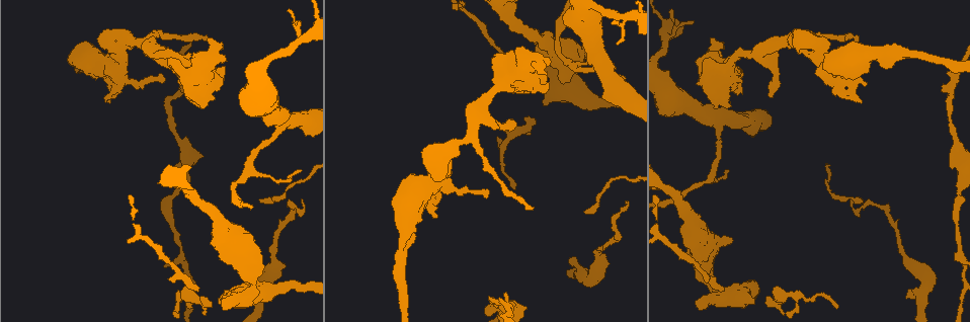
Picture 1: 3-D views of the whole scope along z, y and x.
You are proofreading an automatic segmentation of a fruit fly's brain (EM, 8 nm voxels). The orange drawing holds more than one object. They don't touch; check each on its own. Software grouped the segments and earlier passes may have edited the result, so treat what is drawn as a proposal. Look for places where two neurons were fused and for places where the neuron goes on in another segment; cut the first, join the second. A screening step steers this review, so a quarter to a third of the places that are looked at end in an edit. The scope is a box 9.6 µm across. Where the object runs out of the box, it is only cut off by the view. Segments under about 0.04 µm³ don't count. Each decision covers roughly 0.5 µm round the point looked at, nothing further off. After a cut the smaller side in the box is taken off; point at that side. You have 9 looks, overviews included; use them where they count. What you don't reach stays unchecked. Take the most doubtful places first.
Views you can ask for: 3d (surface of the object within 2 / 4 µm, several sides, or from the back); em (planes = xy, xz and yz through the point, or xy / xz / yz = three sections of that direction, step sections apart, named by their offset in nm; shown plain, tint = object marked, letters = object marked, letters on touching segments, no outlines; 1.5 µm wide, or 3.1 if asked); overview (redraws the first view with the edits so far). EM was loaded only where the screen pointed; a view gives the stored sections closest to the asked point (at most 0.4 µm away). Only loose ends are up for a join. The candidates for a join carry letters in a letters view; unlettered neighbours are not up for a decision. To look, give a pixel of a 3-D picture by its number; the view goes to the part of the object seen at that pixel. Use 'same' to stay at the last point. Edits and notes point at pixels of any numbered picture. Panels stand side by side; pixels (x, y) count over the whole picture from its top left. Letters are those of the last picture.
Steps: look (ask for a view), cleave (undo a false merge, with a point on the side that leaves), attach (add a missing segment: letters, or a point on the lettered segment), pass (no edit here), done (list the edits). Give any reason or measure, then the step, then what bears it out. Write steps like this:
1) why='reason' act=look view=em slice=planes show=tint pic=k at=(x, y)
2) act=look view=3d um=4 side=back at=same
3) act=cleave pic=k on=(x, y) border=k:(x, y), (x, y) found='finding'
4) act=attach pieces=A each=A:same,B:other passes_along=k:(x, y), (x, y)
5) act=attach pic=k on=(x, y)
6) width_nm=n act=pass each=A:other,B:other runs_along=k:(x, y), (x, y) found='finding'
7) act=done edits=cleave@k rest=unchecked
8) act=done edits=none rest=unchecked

why='free end' act=look view=em slice=planes show=plain pic=1 at=(862, 102)

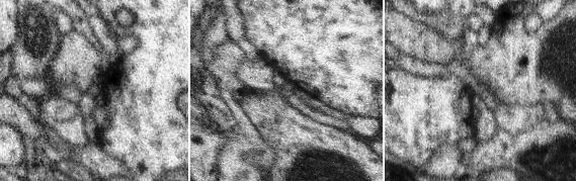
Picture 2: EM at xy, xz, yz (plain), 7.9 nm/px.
why='see the neighbours' act=look view=em slice=planes show=letters at=same

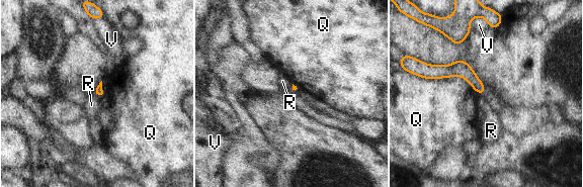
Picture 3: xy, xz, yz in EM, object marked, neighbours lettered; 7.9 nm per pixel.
act=pass each=Q:other,R:other,V:other found='no lettered segment goes on from it'

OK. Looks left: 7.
why='free end' act=look view=3d um=2 pic=1 at=(796, 48)

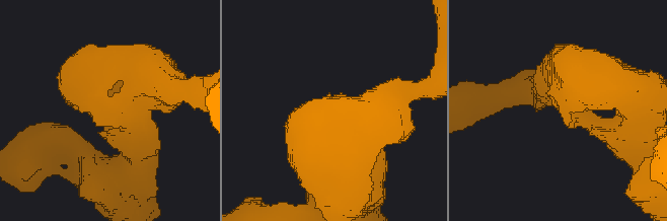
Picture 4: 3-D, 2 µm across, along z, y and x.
why='shape alone is not enough' act=look view=em slice=planes show=letters pic=4 at=(97, 113)

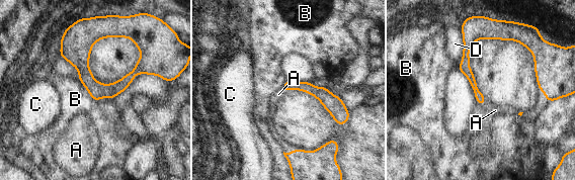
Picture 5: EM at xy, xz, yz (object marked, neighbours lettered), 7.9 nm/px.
act=attach pieces=A each=A:same,B:other,C:other,D:other passes_along=5:(480, 98), (484, 101), (495, 110) found='it goes on there'

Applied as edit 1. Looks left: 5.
why='free end' act=look view=3d um=4 pic=1 at=(547, 72)

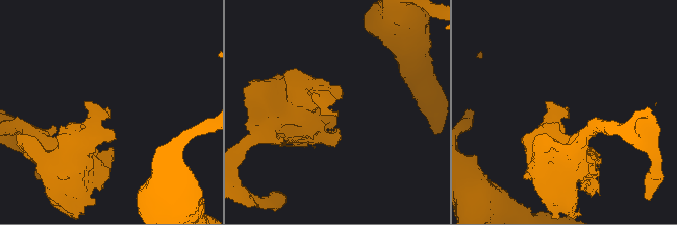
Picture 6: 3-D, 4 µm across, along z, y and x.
act=look view=em slice=yz step=4 show=letters pic=6 at=(110, 118)

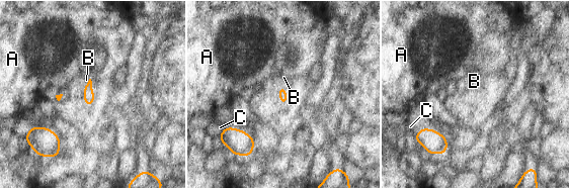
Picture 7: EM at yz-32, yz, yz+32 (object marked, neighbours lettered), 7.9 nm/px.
act=attach pieces=B each=A:other,B:same,C:other found='it goes on there'

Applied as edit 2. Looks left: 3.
act=look view=overview

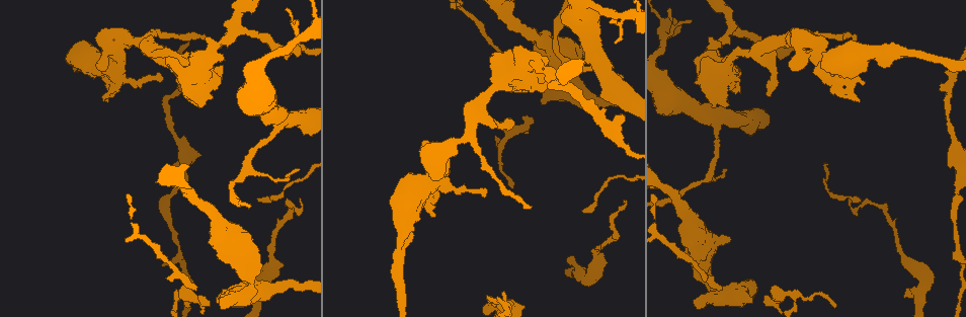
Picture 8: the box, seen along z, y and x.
why='thin end' act=look view=em slice=xz step=8 show=letters pic=8 at=(691, 21)

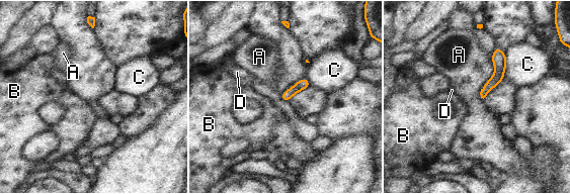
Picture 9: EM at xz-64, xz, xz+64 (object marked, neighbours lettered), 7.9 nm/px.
width_nm=80 act=pass each=A:other,B:other,C:other,D:other runs_along=9:(497, 51), (498, 76), (483, 94) found='no lettered segment goes on from it'

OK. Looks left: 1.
act=done edits=attach@5,attach@7 rest=unchecked

